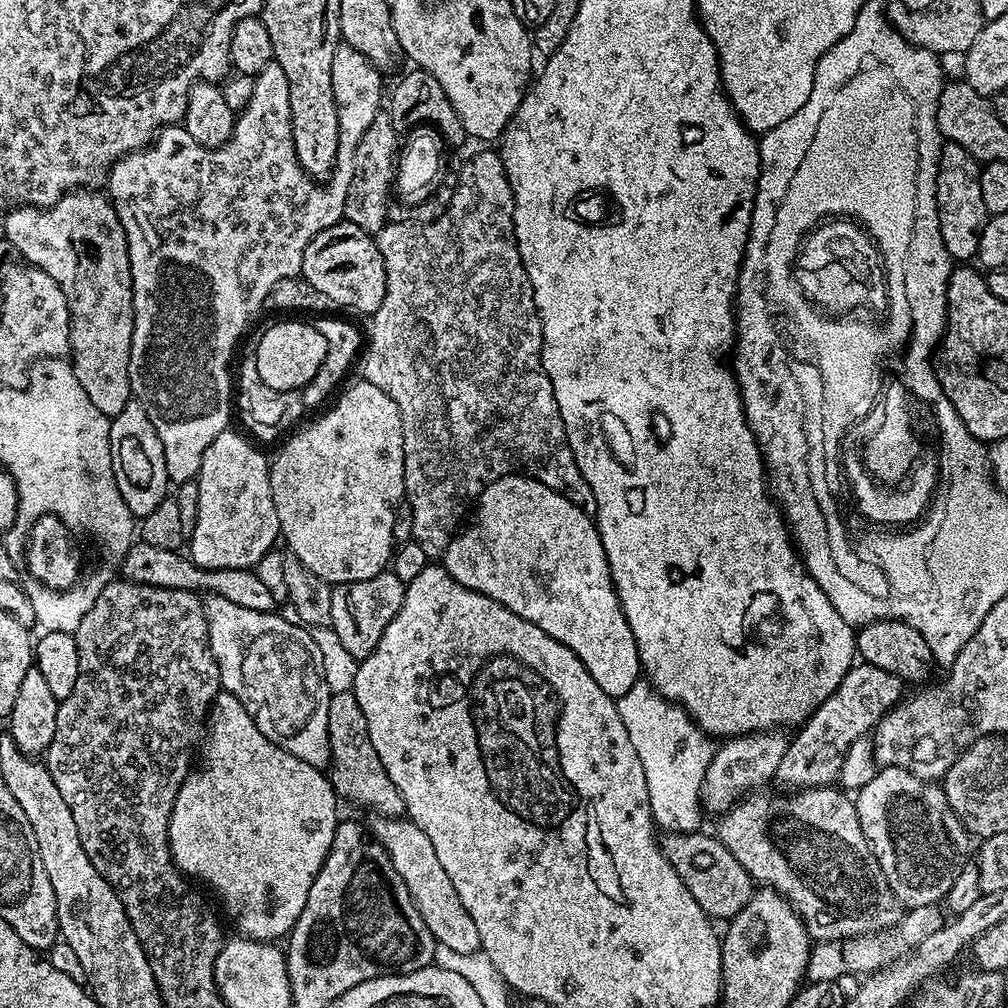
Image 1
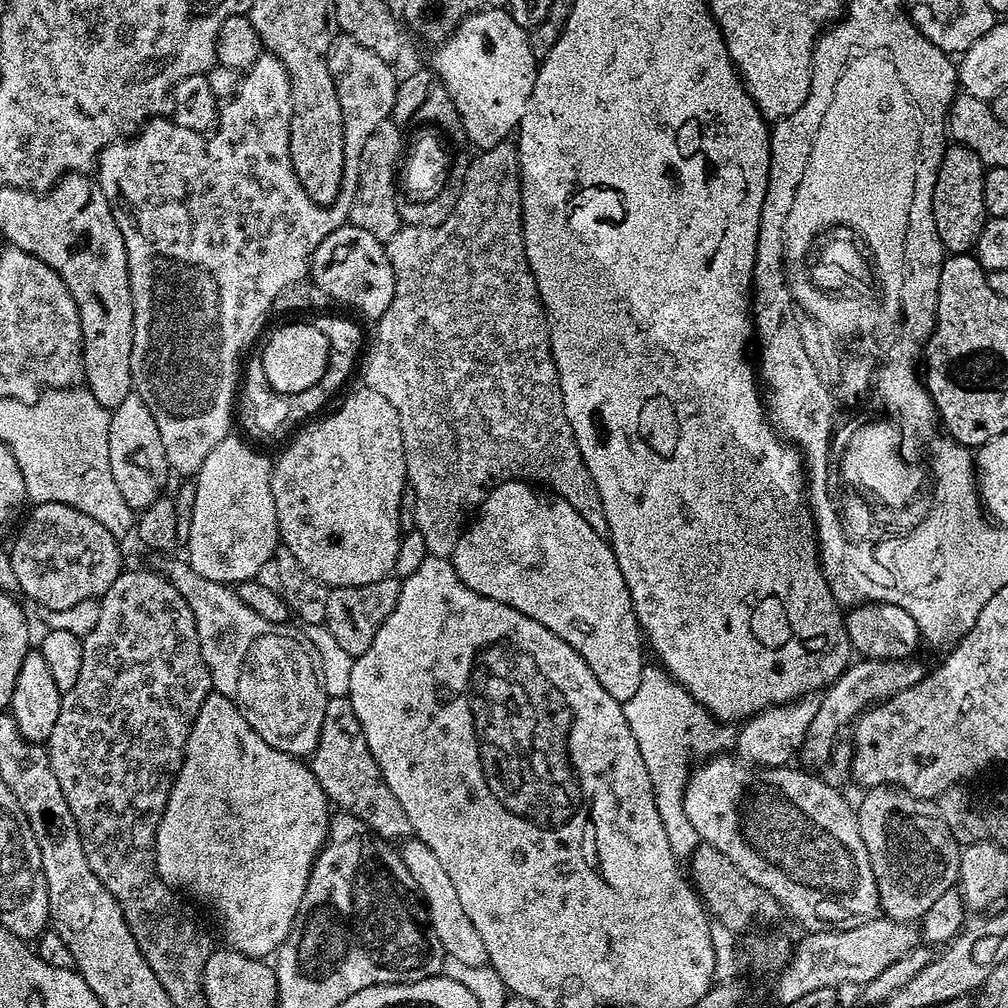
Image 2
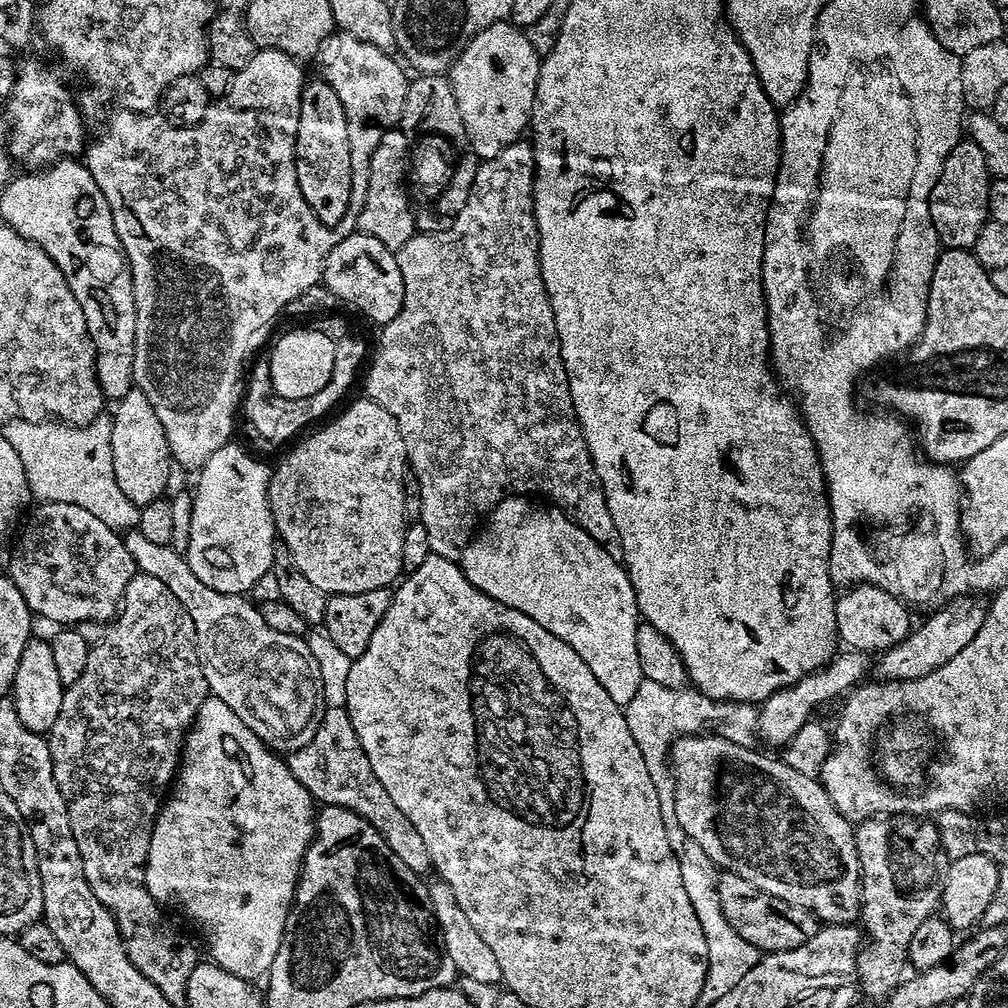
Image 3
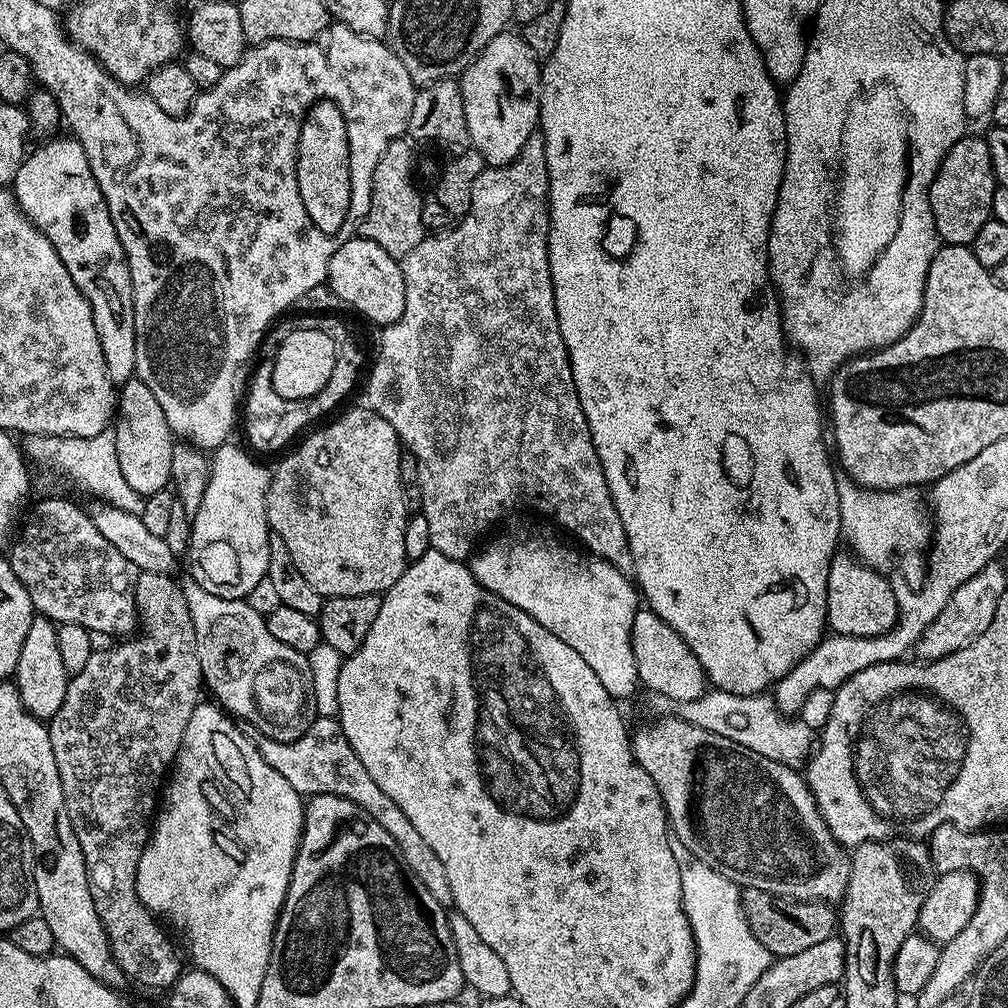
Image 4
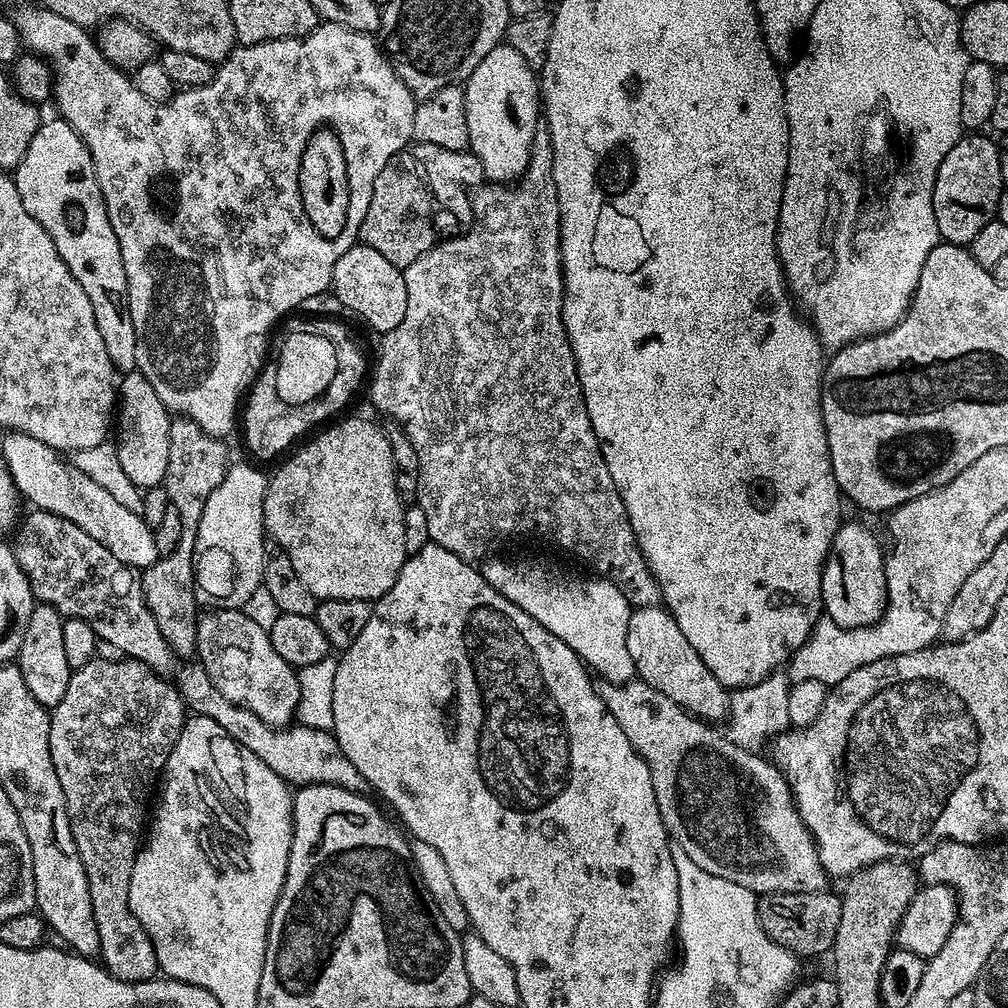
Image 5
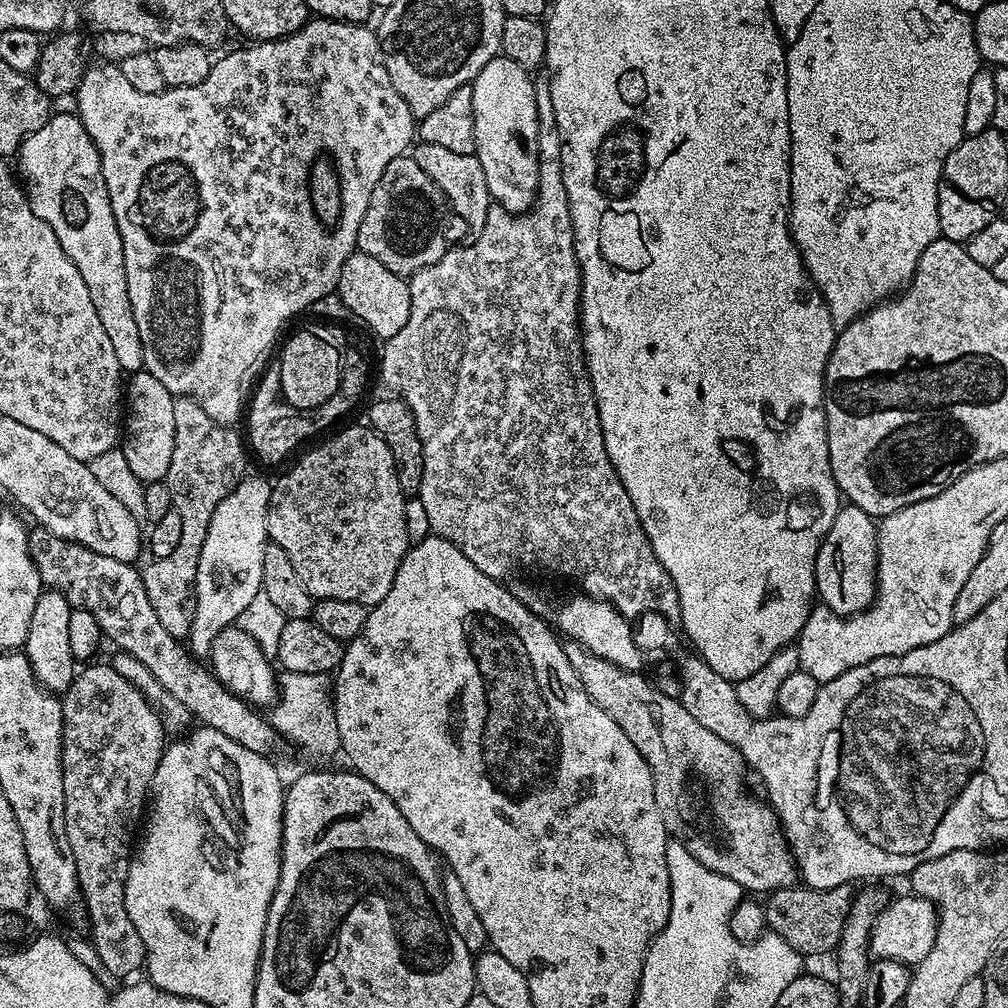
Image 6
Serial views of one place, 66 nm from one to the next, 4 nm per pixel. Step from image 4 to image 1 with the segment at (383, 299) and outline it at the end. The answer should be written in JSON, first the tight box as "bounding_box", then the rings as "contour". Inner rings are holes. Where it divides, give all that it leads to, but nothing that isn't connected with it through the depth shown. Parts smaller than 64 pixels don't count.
{"bounding_box":[302,220,386,314],"contour":[[[348,220],[322,230],[306,246],[302,266],[302,277],[320,293],[334,298],[341,309],[353,308],[356,312],[371,314],[382,306],[382,298],[386,294],[386,266],[382,262],[382,254],[378,250],[375,239]]]}

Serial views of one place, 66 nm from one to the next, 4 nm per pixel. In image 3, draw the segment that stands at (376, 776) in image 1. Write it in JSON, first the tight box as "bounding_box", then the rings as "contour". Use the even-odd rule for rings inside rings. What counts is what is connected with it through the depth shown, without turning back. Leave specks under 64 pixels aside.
{"bounding_box":[286,707,432,874],"contour":[[[325,707],[318,722],[318,730],[314,730],[314,738],[310,738],[310,742],[306,742],[302,750],[287,753],[286,759],[288,769],[292,771],[294,778],[298,778],[298,782],[302,782],[302,786],[306,786],[313,801],[321,805],[342,806],[366,818],[366,822],[370,822],[370,826],[374,826],[374,830],[382,834],[386,846],[390,846],[390,850],[394,850],[394,854],[398,854],[398,858],[402,858],[402,862],[406,862],[406,866],[410,866],[410,870],[417,874],[424,874],[424,871],[432,868],[432,859],[422,843],[422,837],[418,835],[418,829],[410,823],[410,818],[406,818],[406,814],[402,814],[402,810],[398,810],[398,805],[391,800],[390,794],[386,794],[382,782],[378,782],[374,770],[370,770],[370,758],[366,758],[366,750],[362,750],[362,742],[358,742],[358,734],[354,734],[354,722],[350,722],[347,708]]]}

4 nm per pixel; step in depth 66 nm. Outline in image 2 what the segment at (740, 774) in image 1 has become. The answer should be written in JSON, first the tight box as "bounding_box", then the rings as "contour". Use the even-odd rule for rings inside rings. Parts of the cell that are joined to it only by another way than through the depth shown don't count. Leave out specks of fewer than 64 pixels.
{"bounding_box":[734,694,820,768],"contour":[[[813,694],[801,696],[791,704],[776,704],[773,708],[765,708],[755,716],[739,725],[734,752],[741,761],[762,768],[783,768],[789,763],[792,755],[801,751],[806,734],[810,730],[810,722],[814,722],[818,714],[820,696]]]}

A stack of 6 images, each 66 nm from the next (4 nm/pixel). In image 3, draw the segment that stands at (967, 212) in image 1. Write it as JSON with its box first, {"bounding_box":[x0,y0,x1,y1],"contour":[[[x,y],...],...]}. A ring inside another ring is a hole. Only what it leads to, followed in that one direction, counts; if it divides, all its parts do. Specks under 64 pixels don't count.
{"bounding_box":[930,139,989,248],"contour":[[[961,139],[960,144],[946,154],[942,174],[938,182],[934,182],[934,190],[930,194],[930,222],[934,222],[934,230],[938,230],[938,238],[944,248],[974,248],[979,232],[989,221],[986,210],[989,179],[986,158],[972,140]]]}

